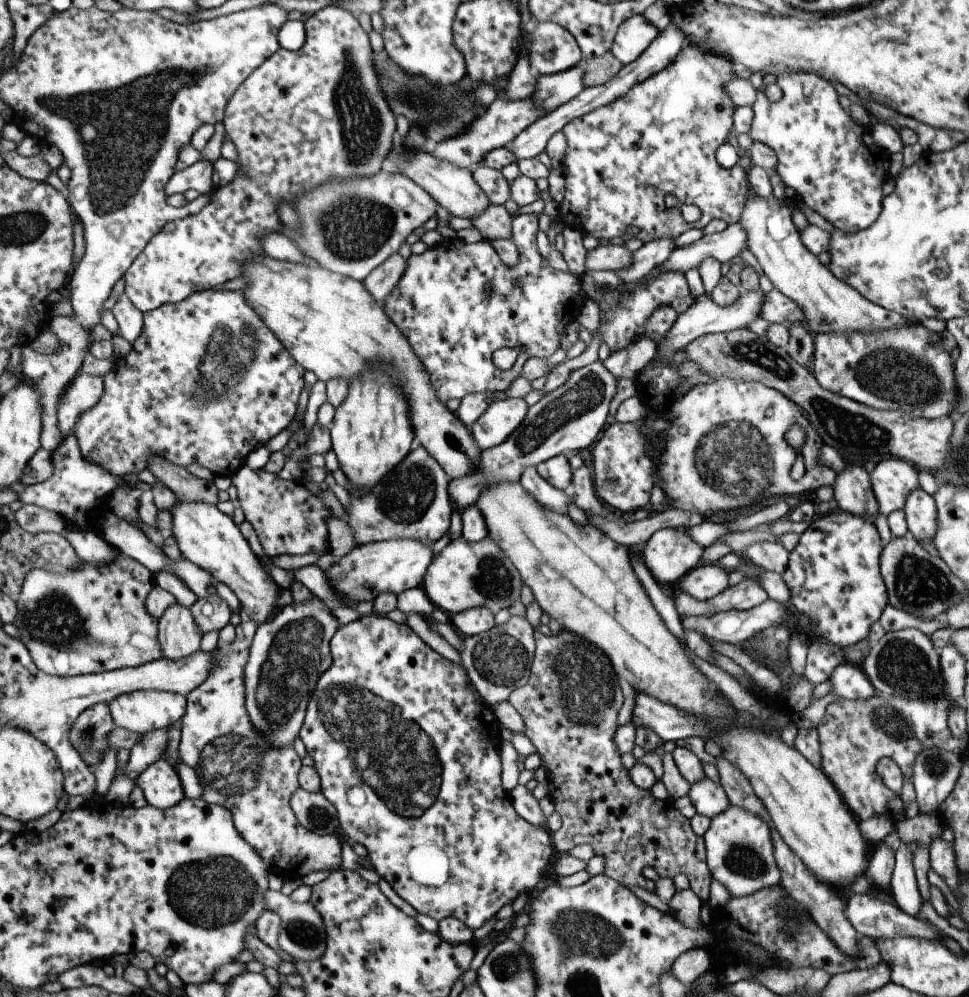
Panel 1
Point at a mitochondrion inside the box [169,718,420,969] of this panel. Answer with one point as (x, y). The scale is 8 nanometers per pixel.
(212, 892)

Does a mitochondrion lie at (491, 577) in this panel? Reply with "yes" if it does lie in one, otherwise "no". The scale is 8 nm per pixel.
yes

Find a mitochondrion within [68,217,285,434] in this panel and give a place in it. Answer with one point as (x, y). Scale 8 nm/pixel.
(233, 347)

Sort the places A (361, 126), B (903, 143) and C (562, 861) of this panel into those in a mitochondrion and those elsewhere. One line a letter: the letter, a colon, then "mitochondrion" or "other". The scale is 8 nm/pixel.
A: mitochondrion
B: other
C: other

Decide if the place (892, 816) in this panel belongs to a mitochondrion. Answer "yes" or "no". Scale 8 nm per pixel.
no

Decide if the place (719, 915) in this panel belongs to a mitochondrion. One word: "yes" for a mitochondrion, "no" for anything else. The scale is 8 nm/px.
no

